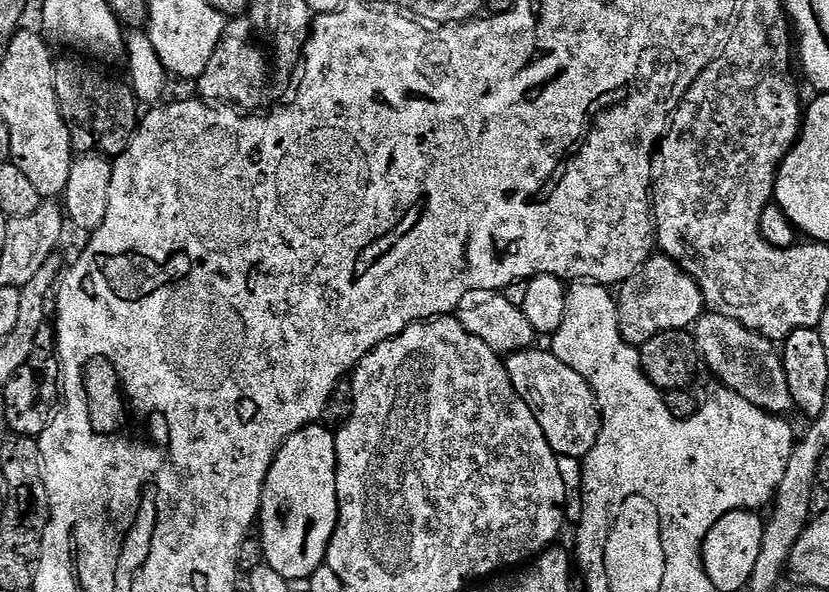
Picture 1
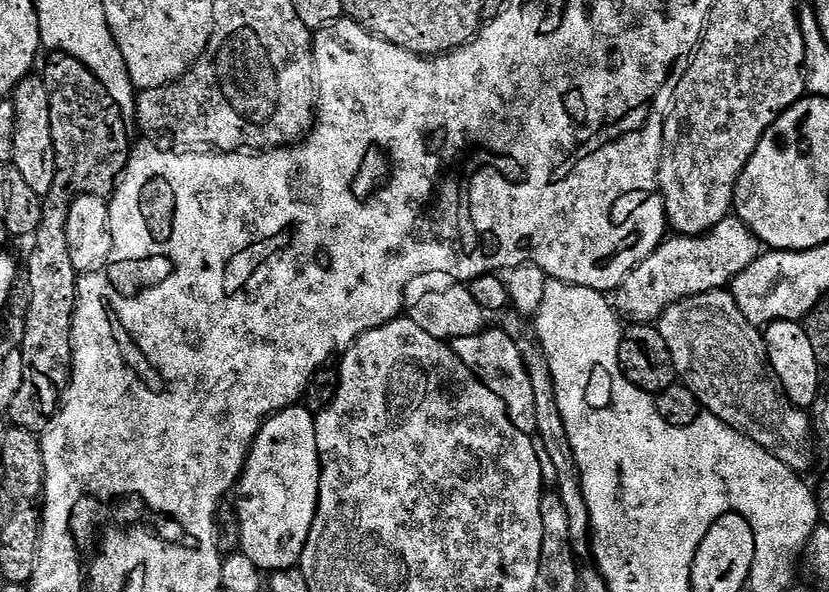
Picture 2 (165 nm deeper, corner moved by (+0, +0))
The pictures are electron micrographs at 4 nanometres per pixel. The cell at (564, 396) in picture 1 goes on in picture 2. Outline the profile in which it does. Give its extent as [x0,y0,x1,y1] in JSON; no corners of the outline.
[450,326,536,433]

